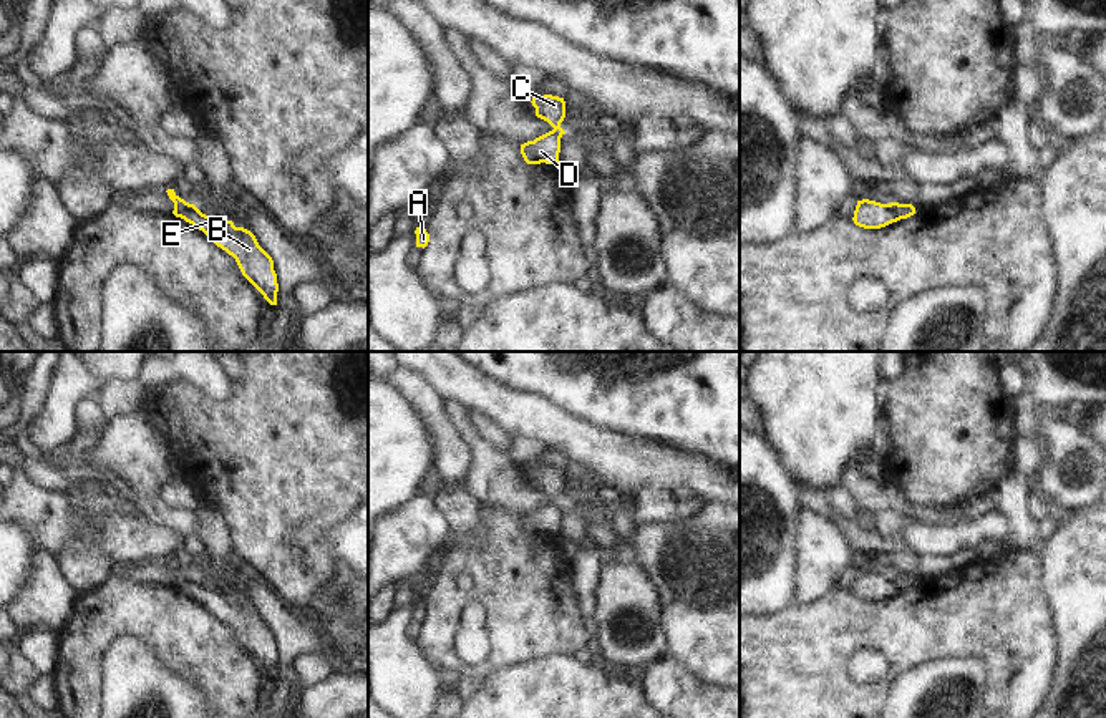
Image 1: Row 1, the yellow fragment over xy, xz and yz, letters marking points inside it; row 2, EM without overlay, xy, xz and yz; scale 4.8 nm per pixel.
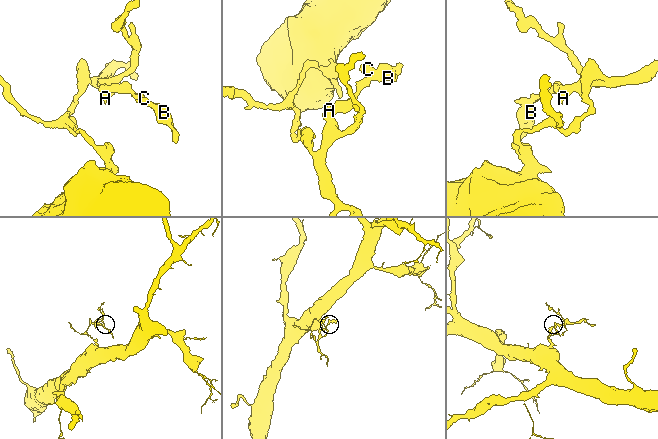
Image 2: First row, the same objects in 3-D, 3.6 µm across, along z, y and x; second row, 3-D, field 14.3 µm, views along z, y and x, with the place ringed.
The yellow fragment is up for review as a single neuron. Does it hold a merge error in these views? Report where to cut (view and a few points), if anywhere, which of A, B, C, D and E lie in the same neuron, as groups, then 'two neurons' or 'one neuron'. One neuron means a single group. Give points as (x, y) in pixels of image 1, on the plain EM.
yz (891, 574), (901, 589) | A D / B C E | two neurons

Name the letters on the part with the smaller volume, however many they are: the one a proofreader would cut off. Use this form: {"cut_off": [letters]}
{"cut_off": ["B", "C", "E"]}

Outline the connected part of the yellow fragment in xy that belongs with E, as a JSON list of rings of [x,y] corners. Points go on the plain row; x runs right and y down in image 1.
[[[189,575],[182,590],[202,602],[217,619],[232,627],[242,647],[264,667],[270,677],[277,677],[277,645],[272,628],[259,617],[255,607],[235,599],[232,592],[217,592]]]

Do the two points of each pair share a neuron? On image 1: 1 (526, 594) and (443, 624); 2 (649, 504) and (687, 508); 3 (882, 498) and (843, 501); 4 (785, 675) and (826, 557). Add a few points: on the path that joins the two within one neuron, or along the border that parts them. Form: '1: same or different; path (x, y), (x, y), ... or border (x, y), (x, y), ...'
1: same; path (504, 594), (468, 594), (460, 602)
2: same; path (659, 506), (677, 508)
3: different; border (843, 486), (856, 498), (863, 509)
4: different; border (836, 586), (813, 602), (791, 604)

